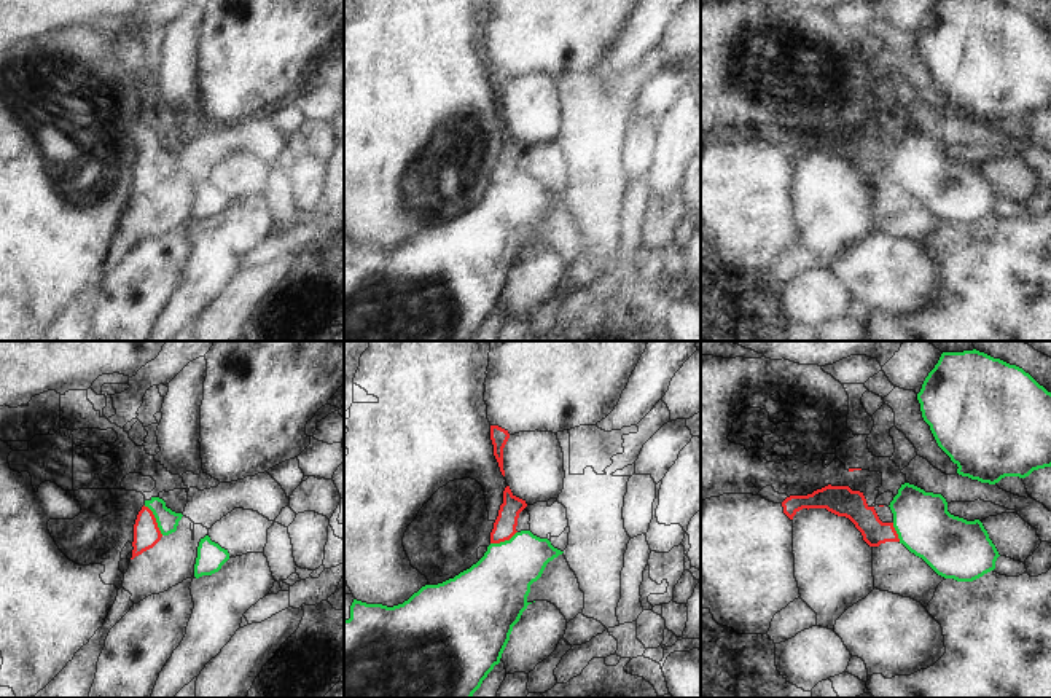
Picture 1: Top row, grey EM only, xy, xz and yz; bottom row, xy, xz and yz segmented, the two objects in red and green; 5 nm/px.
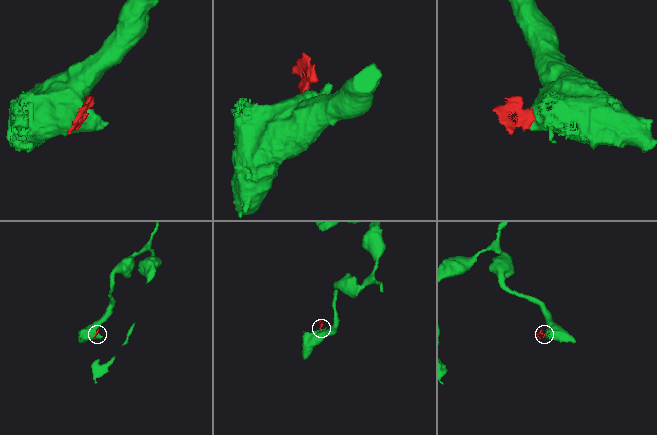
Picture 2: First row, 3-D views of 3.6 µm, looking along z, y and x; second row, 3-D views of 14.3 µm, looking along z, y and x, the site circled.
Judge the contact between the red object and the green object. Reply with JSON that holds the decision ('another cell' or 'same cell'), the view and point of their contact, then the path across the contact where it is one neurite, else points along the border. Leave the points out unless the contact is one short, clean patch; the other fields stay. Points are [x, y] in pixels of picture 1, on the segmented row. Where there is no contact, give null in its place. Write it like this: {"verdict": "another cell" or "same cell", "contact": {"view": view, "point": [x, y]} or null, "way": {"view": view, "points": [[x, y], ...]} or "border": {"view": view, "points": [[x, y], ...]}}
{"verdict": "same cell", "contact": {"view": "xy", "point": [155, 520]}, "way": {"view": "xy", "points": [[147, 534], [155, 520], [168, 520]]}}

